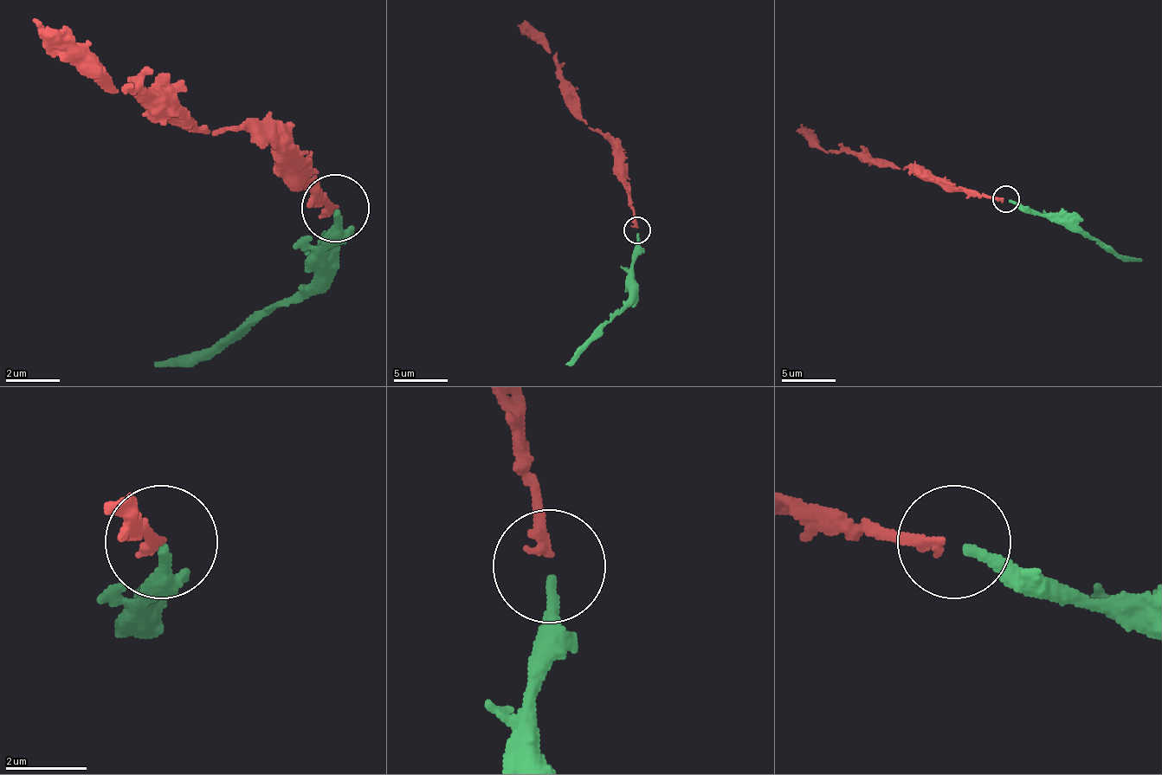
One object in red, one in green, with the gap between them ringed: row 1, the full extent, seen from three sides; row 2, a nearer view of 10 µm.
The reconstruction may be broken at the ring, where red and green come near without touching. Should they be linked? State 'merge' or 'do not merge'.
merge

